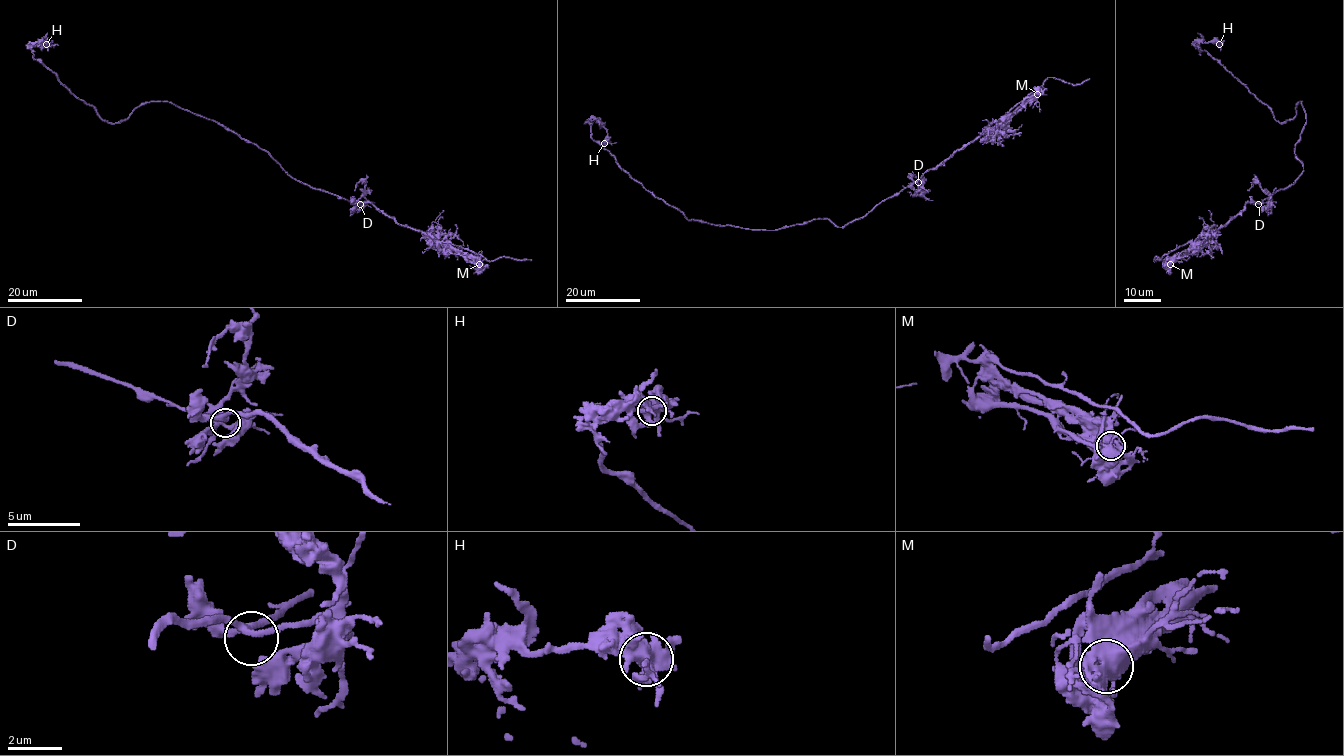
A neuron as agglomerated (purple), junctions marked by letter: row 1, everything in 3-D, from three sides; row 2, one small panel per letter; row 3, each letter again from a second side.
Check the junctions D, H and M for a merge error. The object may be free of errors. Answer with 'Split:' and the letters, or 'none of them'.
Split: M

